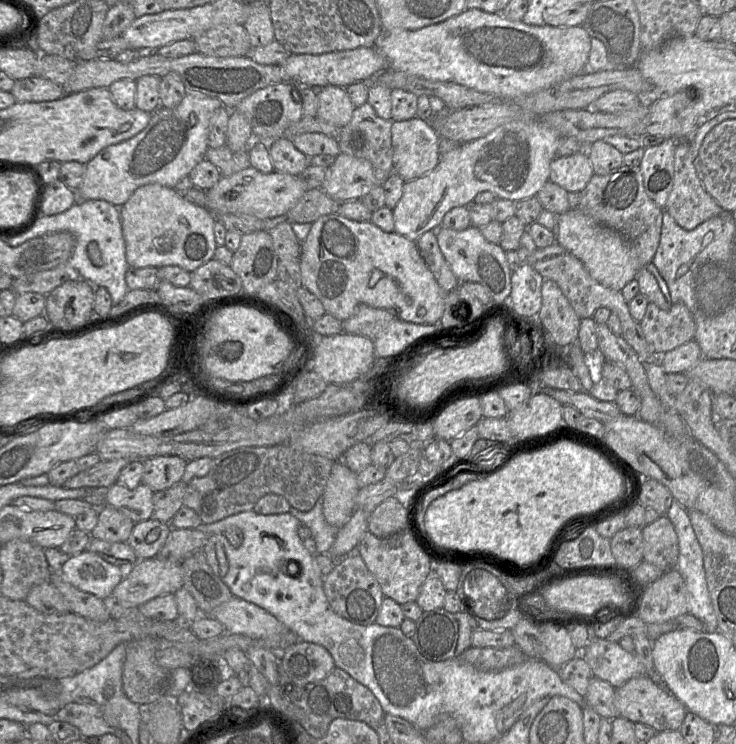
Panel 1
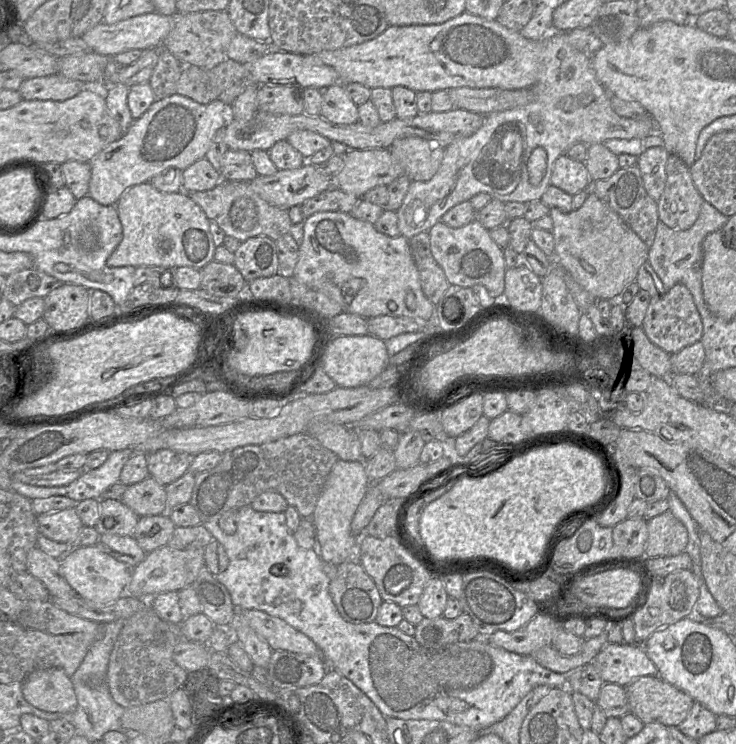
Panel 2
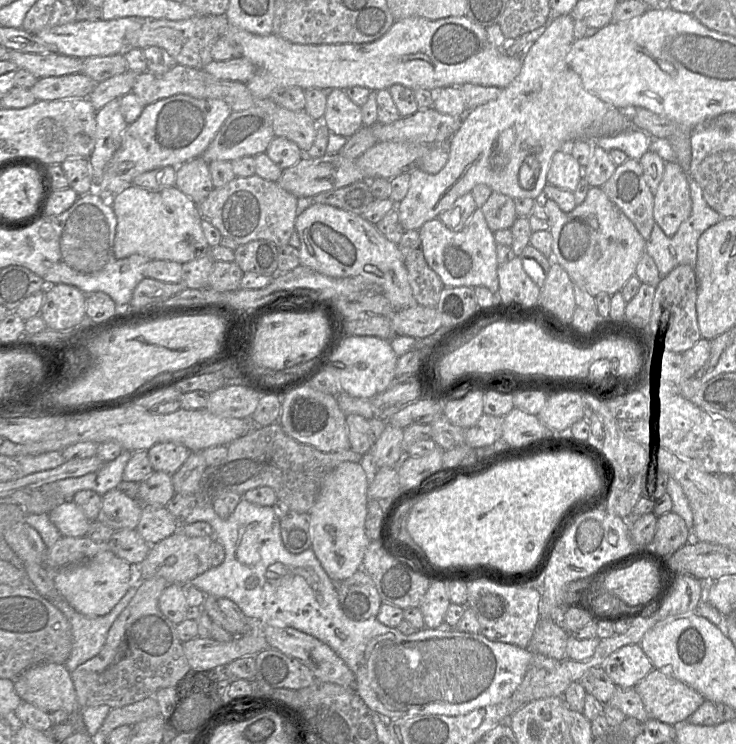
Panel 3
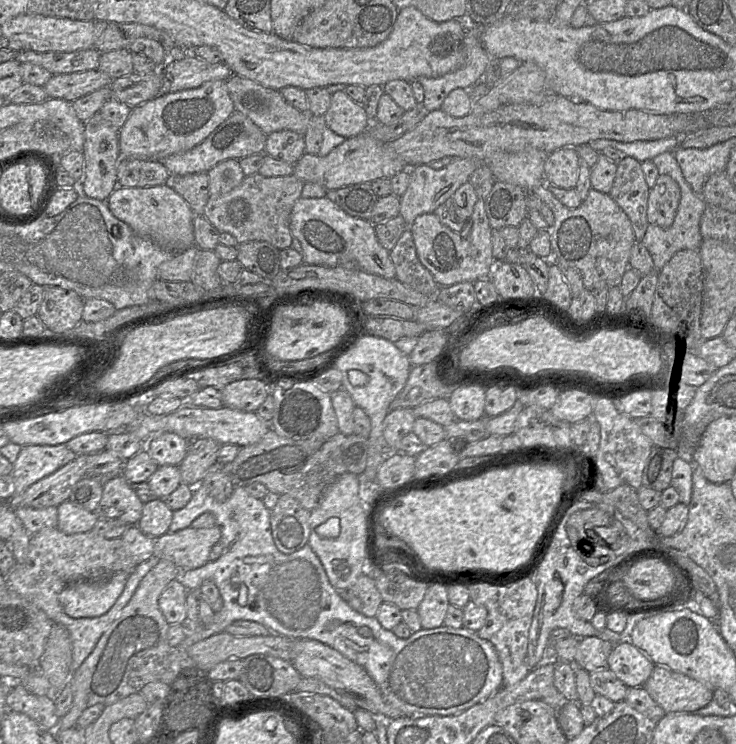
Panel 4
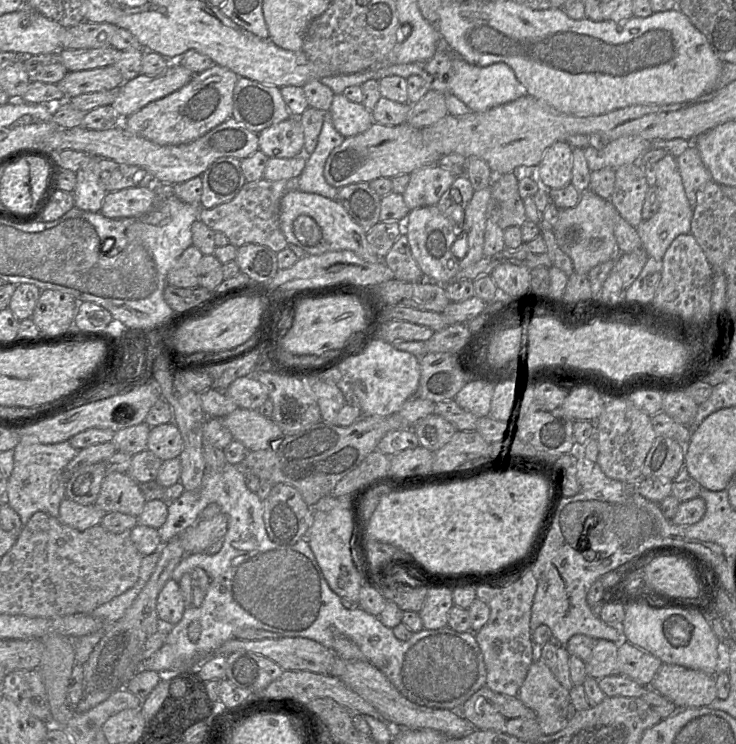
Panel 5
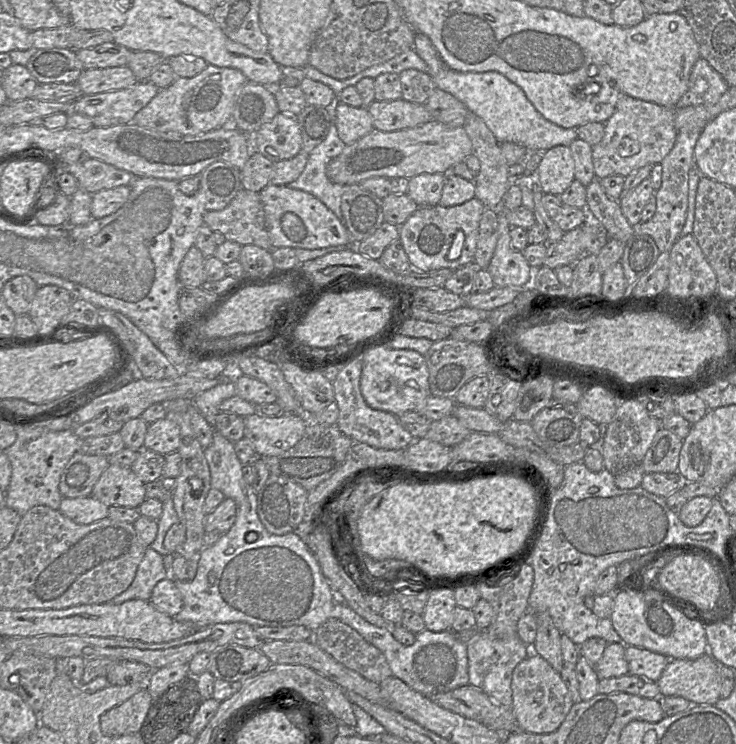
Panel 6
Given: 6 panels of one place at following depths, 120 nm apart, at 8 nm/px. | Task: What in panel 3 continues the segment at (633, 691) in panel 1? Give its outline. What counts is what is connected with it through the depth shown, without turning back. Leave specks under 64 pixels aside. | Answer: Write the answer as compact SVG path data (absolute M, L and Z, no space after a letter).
M661 669L647 674L635 687L648 717L670 725L681 725L704 703L705 698L687 684L666 675Z

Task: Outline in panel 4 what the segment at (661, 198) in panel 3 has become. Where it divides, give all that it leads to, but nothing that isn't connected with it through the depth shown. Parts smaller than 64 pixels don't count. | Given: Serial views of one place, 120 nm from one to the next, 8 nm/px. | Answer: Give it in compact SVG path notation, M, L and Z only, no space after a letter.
M659 175L649 191L647 205L649 224L662 228L670 227L674 221L680 198L681 191L677 182L669 175Z

